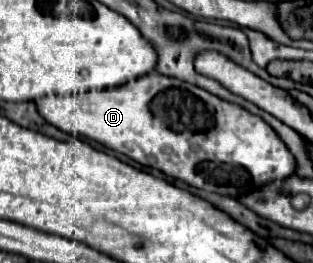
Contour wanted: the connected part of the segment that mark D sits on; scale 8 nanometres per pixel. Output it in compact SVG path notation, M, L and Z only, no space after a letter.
M156 72L136 78L136 82L128 82L128 86L118 86L112 90L90 90L84 94L40 98L36 106L40 106L40 114L48 118L48 124L56 126L58 130L90 138L142 166L150 166L166 176L178 178L188 186L232 198L248 194L266 182L286 178L294 174L296 168L296 162L284 142L260 116L254 116L236 104L224 102L222 98L216 98L198 86Z

